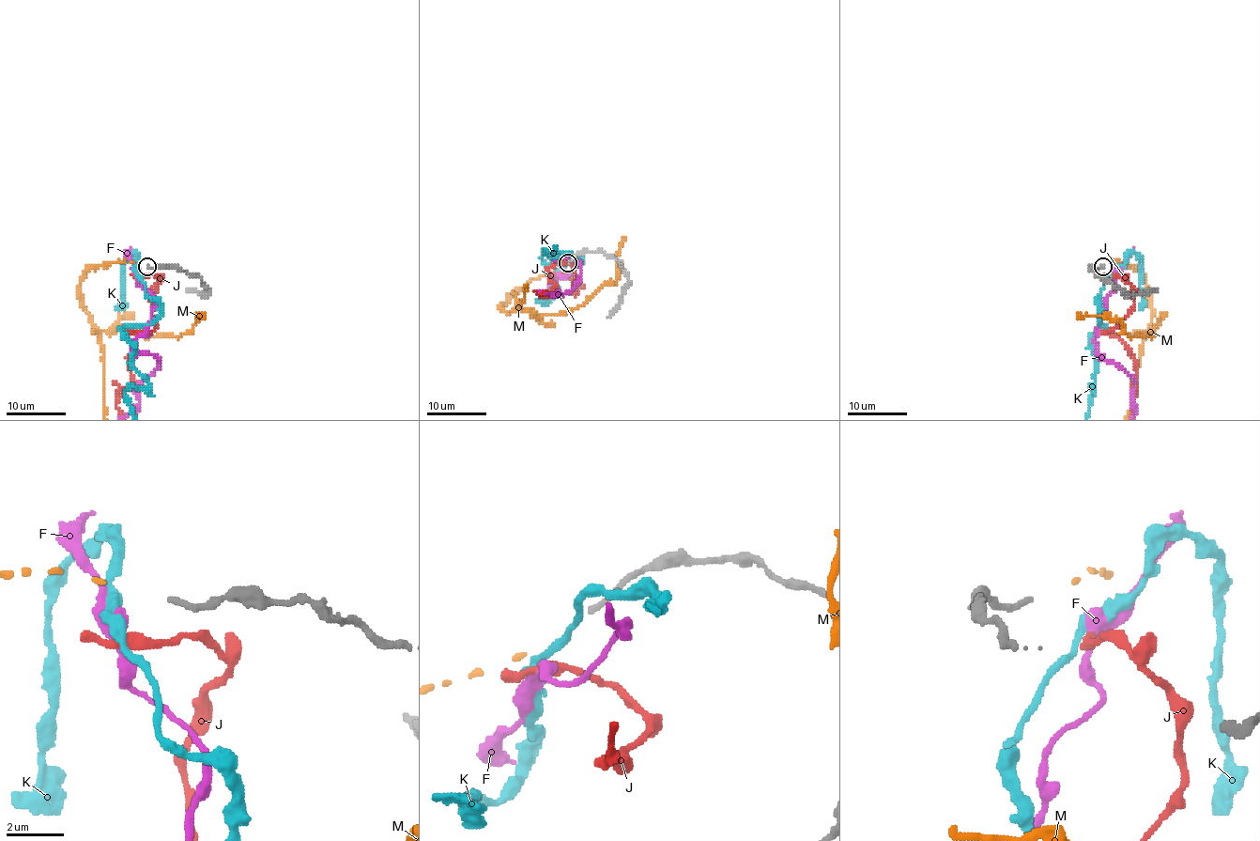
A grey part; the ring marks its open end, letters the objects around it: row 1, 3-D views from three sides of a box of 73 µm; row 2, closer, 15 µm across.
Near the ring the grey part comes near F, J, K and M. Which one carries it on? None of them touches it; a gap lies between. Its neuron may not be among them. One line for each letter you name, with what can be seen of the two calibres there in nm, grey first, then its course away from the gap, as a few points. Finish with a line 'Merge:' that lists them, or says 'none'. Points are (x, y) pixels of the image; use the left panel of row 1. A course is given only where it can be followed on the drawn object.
M: 190/130 nm
Merge: M

